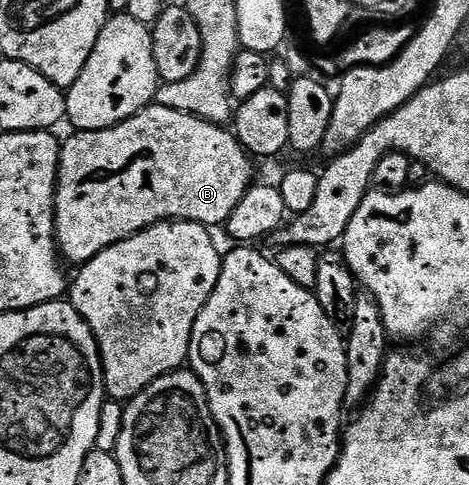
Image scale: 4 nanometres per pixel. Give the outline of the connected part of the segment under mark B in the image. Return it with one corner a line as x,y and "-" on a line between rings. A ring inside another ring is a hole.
153,103
120,125
109,129
73,132
71,134
73,137
69,141
65,140
60,146
60,170
54,186
54,240
61,258
65,262
73,261
73,266
79,267
85,261
94,259
94,255
106,251
106,247
114,247
114,243
130,239
136,233
142,232
143,229
148,229
151,225
157,225
163,221
193,221
209,227
223,226
230,219
234,207
238,207
238,203
242,203
242,195
246,195
246,191
251,189
254,184
254,178
252,178
253,158
244,150
244,146
236,138
235,132
228,130
227,133
224,129
227,128
215,121
203,121
192,113
183,113
177,109

